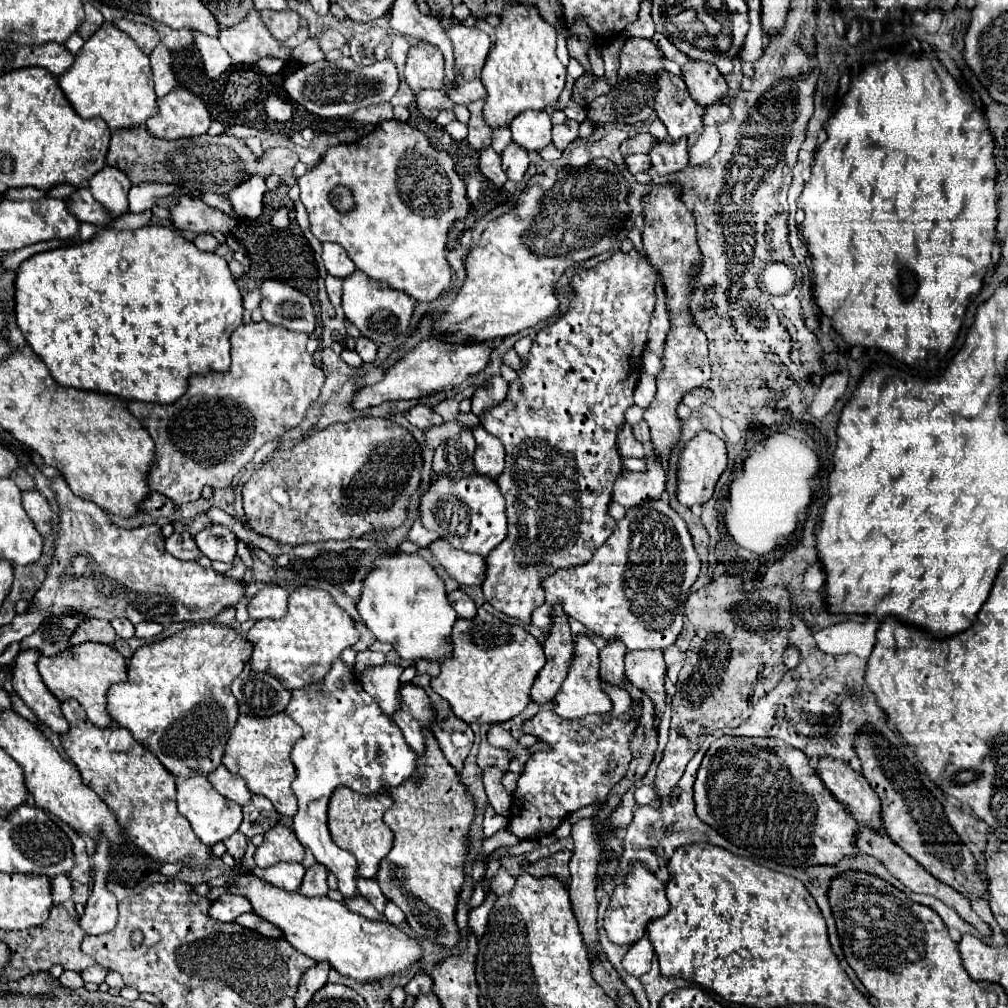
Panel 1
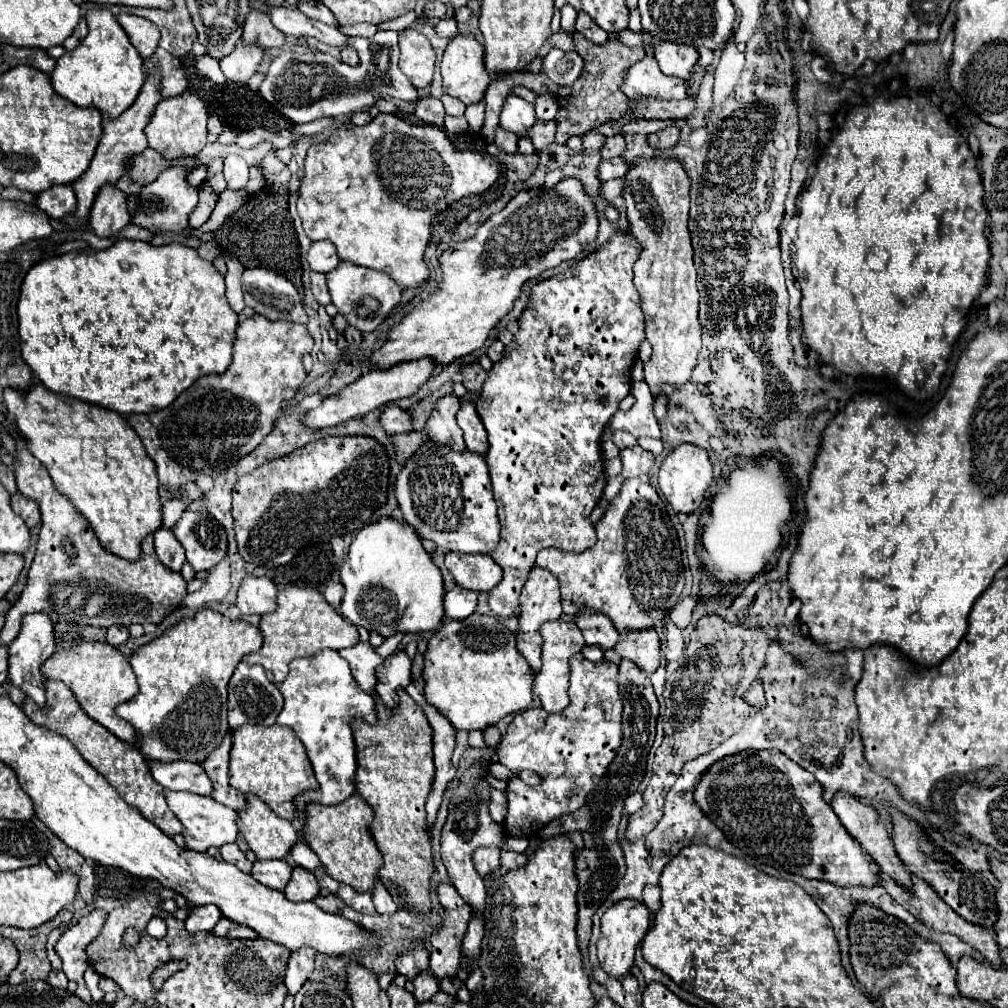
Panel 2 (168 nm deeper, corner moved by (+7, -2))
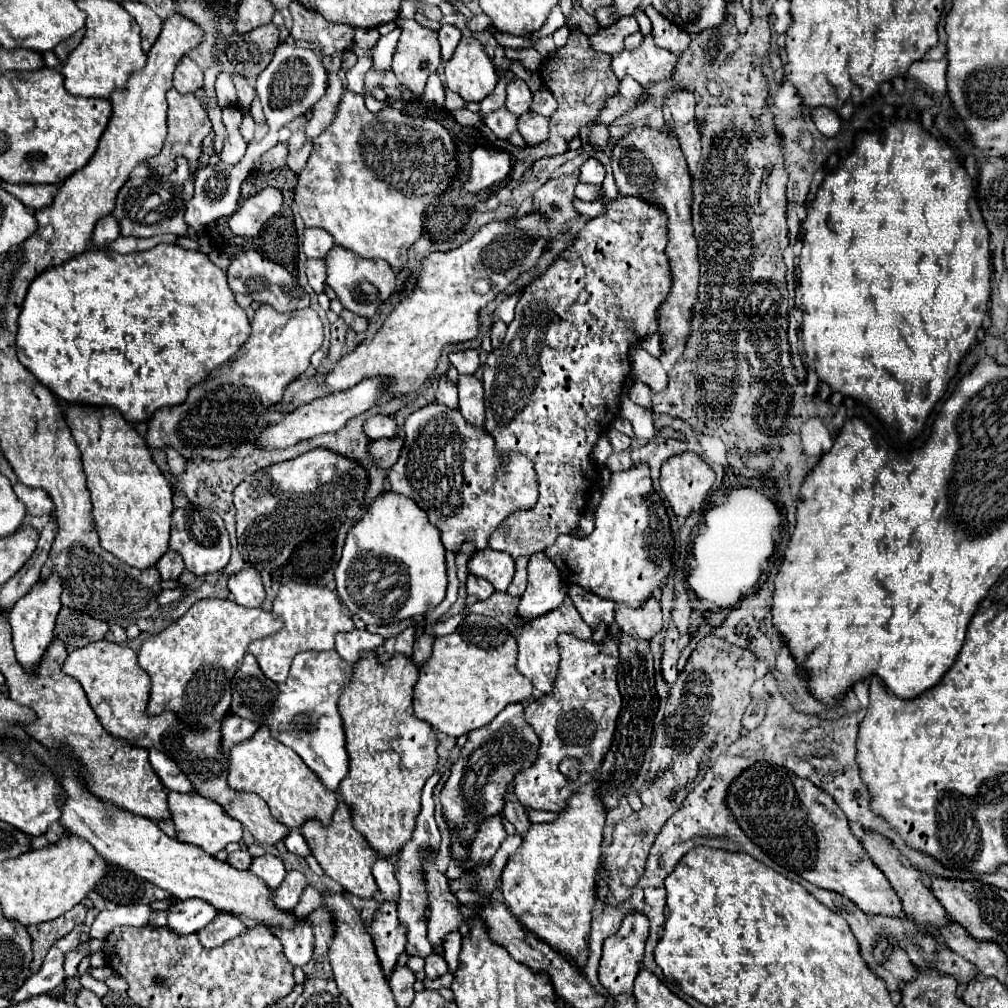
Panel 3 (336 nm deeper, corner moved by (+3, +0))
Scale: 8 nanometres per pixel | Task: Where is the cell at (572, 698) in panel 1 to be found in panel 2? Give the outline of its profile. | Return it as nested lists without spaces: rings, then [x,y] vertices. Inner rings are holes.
[[[560,617],[558,621],[548,621],[546,625],[542,625],[542,641],[542,669],[534,677],[534,695],[542,701],[542,707],[548,713],[560,713],[568,705],[568,659],[580,653],[586,643],[578,625],[568,617]]]

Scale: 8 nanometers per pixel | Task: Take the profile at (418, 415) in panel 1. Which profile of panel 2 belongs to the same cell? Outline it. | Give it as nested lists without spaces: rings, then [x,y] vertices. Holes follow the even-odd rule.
[[[396,405],[382,409],[382,413],[380,413],[380,423],[382,423],[382,427],[386,429],[388,435],[406,433],[406,431],[412,429],[412,423],[410,423],[408,413],[402,411],[402,409],[398,409]]]

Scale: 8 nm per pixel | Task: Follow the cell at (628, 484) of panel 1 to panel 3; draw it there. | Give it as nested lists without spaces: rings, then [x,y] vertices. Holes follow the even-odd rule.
[[[622,395],[620,407],[622,407],[619,413],[620,416],[632,424],[635,435],[647,442],[652,442],[656,432],[652,419],[652,411],[632,403],[628,399],[628,395]]]

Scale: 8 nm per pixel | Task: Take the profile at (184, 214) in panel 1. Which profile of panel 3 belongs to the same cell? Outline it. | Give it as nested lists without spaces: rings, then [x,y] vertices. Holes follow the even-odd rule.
[[[176,157],[176,169],[164,177],[146,177],[146,179],[130,179],[118,191],[114,215],[120,223],[122,235],[132,237],[154,237],[162,233],[184,235],[188,225],[184,221],[186,205],[194,195],[194,179],[202,165],[190,169],[190,163],[184,157]]]

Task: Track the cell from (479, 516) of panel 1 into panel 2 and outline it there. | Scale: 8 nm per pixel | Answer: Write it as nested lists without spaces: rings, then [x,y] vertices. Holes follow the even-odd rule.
[[[426,437],[422,447],[414,451],[414,457],[410,457],[410,461],[406,461],[402,471],[396,475],[394,493],[404,513],[404,519],[420,533],[420,537],[432,539],[438,547],[446,547],[450,551],[460,553],[490,553],[498,545],[500,523],[496,517],[496,505],[492,497],[492,485],[490,475],[486,471],[484,455],[470,451],[458,453]]]

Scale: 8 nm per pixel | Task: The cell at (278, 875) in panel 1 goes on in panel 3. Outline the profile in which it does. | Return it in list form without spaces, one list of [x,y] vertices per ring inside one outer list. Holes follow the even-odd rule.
[[[270,853],[256,857],[250,865],[250,871],[254,875],[258,875],[260,879],[264,879],[270,889],[278,889],[286,877],[286,867],[284,867],[282,859],[276,855],[270,855]]]

